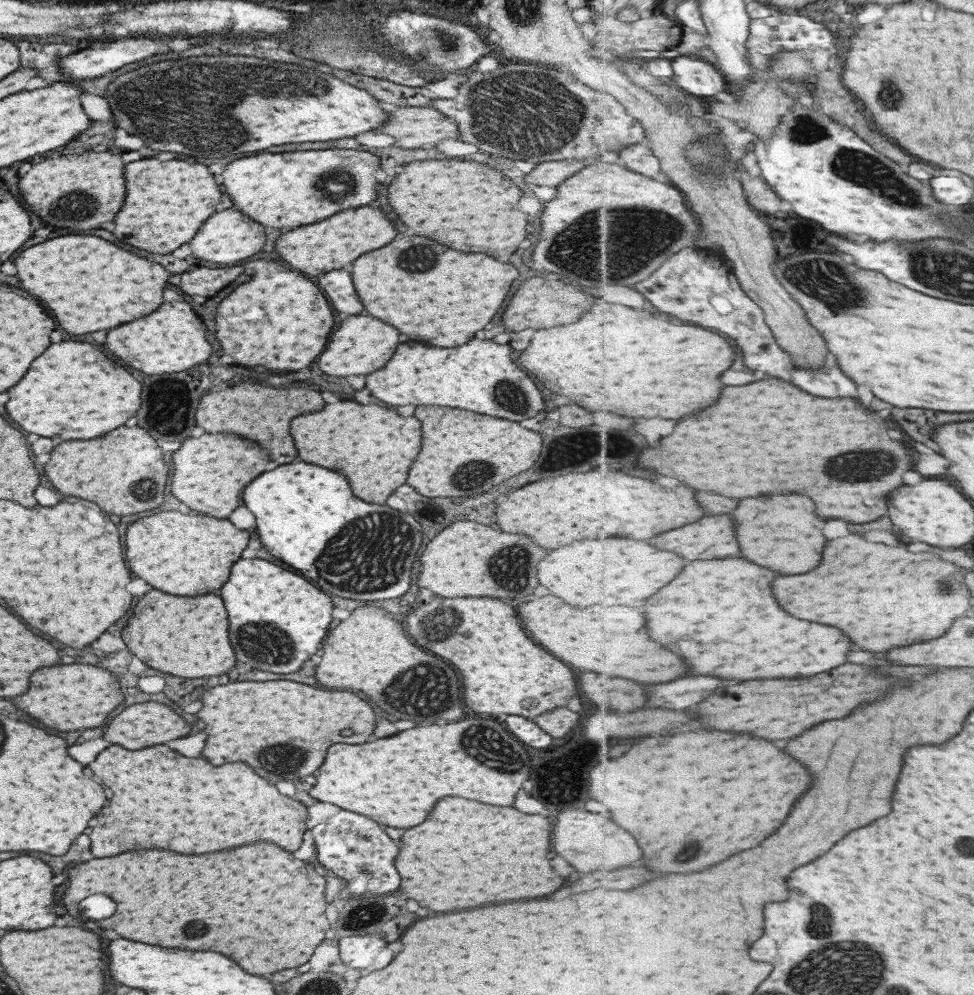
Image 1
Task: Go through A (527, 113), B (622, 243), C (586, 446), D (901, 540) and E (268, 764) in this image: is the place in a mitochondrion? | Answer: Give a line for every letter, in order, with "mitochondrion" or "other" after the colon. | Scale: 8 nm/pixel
A: mitochondrion
B: mitochondrion
C: mitochondrion
D: other
E: mitochondrion

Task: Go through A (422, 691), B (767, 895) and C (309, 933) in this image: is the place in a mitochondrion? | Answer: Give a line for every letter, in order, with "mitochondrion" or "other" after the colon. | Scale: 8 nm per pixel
A: mitochondrion
B: other
C: other

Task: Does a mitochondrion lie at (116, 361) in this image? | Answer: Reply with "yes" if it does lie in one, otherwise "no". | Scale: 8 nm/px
no

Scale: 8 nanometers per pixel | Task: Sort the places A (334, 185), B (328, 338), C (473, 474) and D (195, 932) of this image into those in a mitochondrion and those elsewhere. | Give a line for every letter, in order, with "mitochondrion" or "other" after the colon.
A: mitochondrion
B: other
C: mitochondrion
D: mitochondrion

